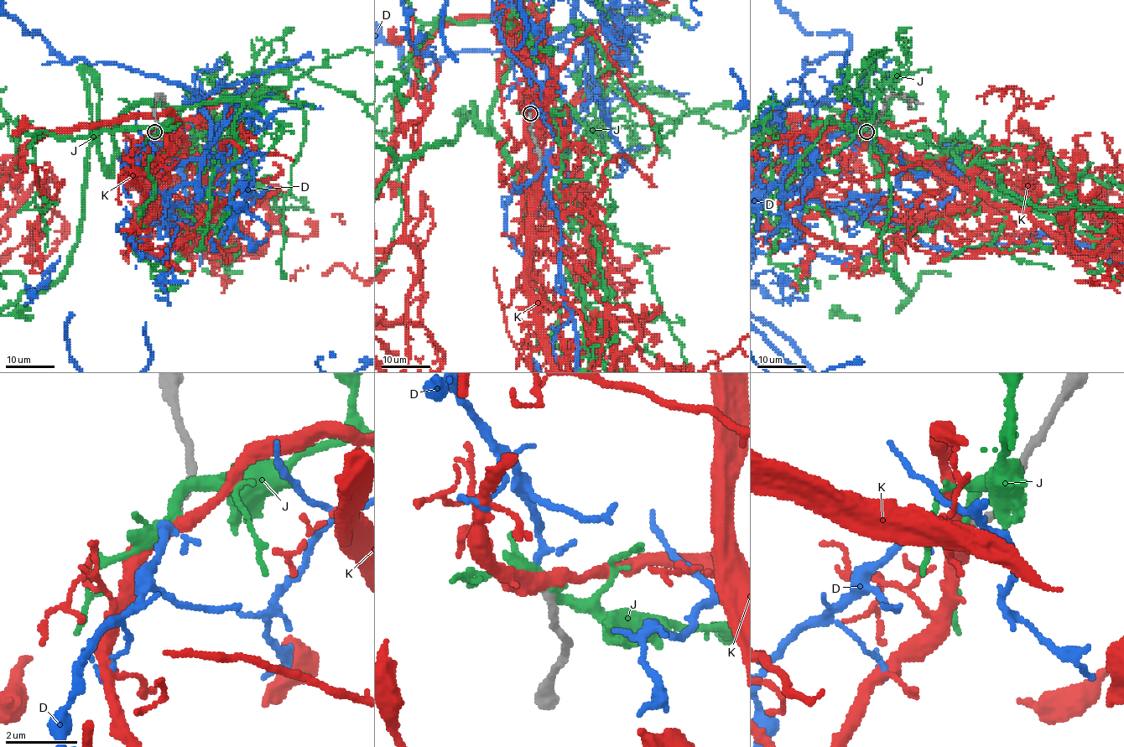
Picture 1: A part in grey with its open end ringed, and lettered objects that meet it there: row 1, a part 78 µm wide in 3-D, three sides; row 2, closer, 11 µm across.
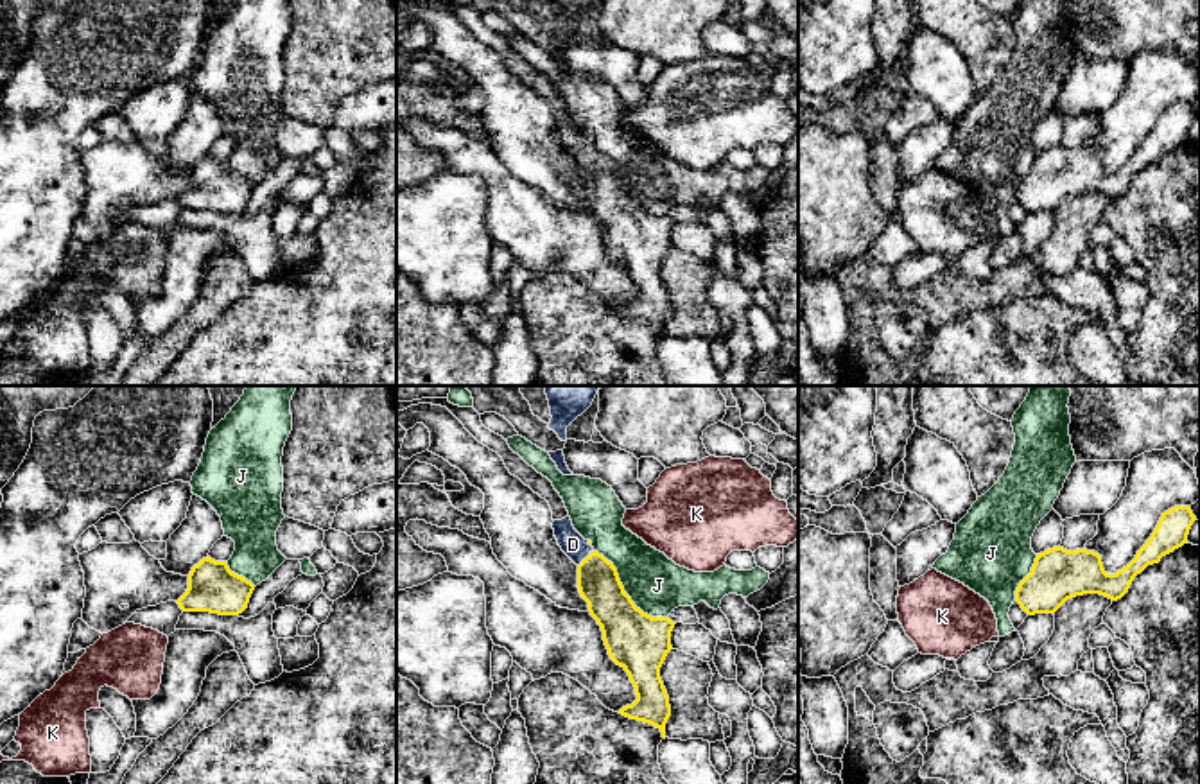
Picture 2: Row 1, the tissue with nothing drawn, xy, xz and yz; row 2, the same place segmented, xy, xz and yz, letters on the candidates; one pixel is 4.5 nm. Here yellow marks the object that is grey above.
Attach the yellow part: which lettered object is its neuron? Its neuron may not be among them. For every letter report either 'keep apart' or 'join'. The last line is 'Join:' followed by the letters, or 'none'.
D: join
J: keep apart
K: keep apart
Join: D

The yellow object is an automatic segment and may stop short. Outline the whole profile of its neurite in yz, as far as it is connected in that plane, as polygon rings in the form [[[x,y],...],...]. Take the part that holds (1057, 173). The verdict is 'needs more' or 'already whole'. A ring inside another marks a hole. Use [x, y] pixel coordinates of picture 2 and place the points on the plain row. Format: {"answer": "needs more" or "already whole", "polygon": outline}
{"answer": "already whole", "polygon": [[[1189,104],[1164,109],[1135,156],[1116,172],[1105,170],[1101,154],[1094,149],[1067,149],[1060,144],[1048,147],[1037,152],[1031,170],[1019,181],[1015,199],[1028,213],[1055,212],[1067,197],[1083,192],[1117,199],[1148,163],[1187,142],[1195,118]]]}

